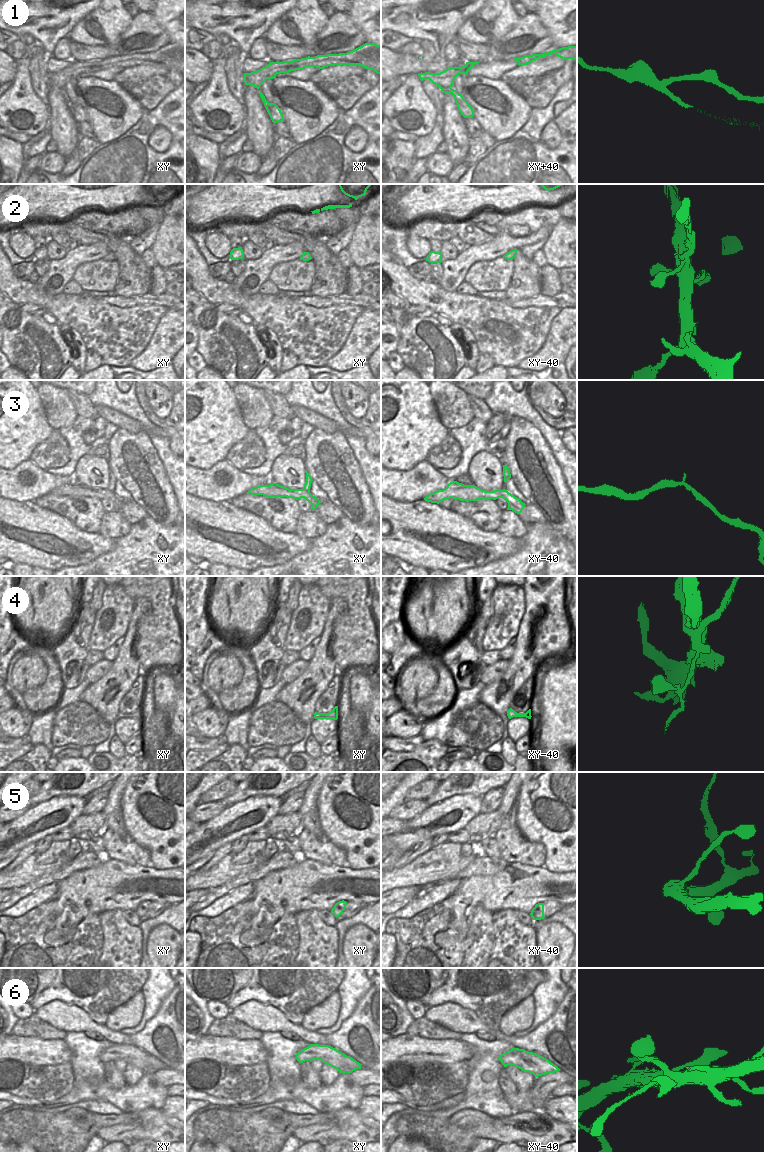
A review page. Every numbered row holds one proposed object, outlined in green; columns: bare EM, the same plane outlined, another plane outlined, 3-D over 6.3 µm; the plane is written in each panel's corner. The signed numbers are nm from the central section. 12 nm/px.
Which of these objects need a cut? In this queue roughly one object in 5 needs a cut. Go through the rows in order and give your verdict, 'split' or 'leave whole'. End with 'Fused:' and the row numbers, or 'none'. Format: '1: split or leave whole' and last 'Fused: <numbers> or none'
1: split
2: leave whole
3: split
4: leave whole
5: leave whole
6: leave whole
Fused: 1, 3

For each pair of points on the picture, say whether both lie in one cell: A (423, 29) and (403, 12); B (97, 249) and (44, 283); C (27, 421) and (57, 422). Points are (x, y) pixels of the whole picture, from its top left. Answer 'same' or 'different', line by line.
A: same
B: same
C: different

